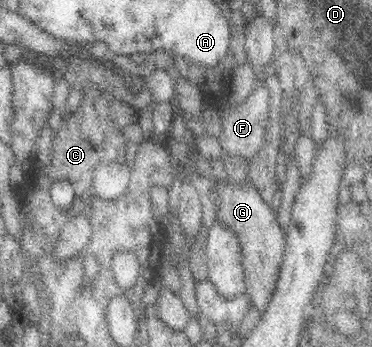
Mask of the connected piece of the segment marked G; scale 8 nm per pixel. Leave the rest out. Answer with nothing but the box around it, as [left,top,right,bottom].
[211,180,286,312]

